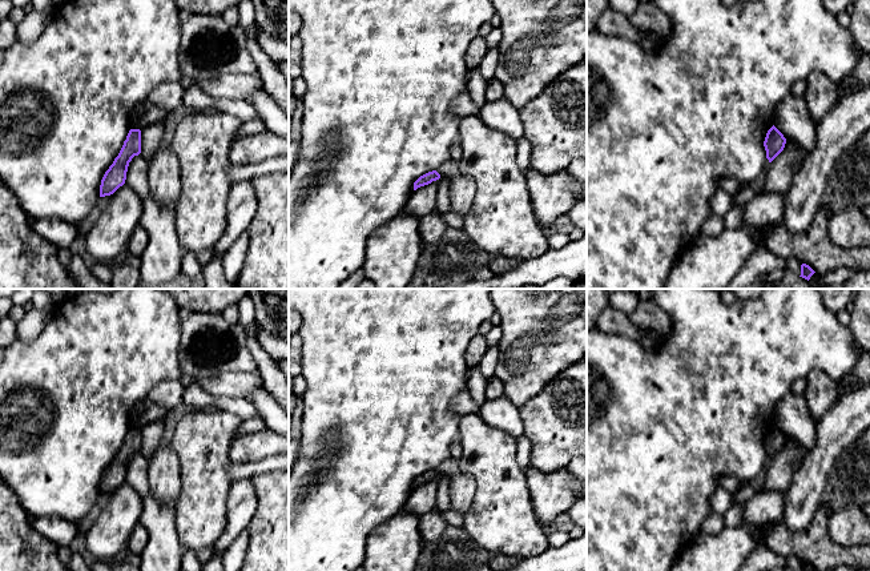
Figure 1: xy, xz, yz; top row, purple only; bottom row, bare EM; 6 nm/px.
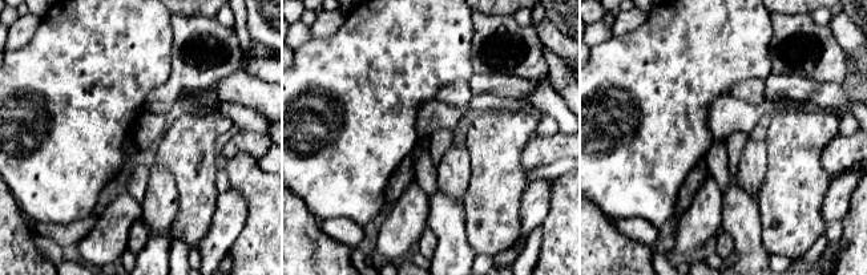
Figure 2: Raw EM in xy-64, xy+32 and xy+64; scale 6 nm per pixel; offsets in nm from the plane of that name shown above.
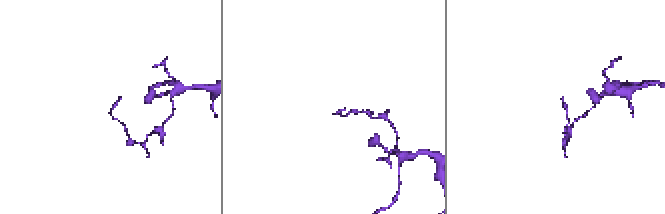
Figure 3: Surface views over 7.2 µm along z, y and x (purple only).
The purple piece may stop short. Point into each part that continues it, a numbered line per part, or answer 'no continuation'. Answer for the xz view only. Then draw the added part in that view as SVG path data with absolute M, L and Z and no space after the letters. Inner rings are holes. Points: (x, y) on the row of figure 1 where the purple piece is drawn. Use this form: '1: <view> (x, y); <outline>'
no continuation

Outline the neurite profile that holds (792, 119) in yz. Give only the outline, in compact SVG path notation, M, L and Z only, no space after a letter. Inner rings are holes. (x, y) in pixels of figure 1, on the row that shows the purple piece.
M788 95L776 109L773 125L807 153L813 150L817 141L815 122L802 96Z

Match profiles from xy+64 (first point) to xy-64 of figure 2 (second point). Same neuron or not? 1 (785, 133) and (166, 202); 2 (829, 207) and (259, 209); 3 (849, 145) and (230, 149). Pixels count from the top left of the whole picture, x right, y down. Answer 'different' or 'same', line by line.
1: different
2: different
3: same

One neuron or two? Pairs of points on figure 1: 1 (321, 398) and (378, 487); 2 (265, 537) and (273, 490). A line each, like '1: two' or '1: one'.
1: one
2: one

